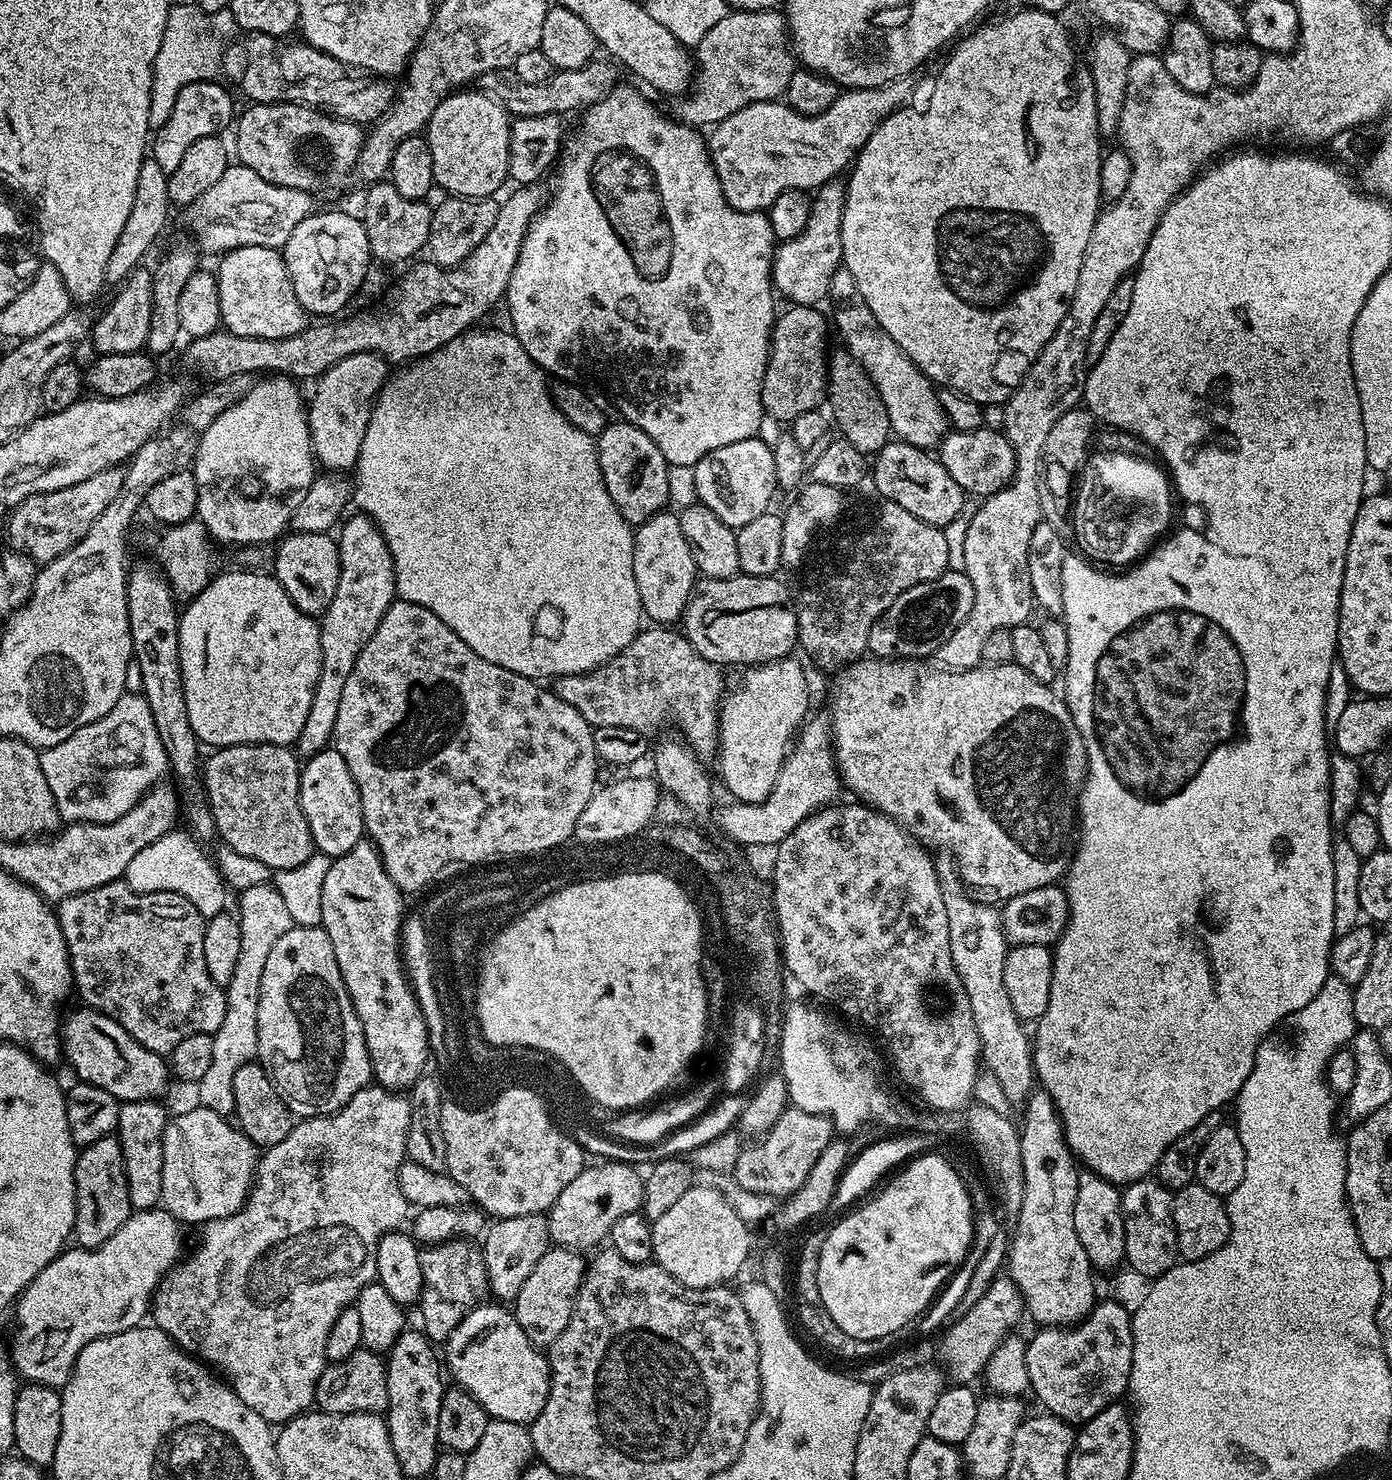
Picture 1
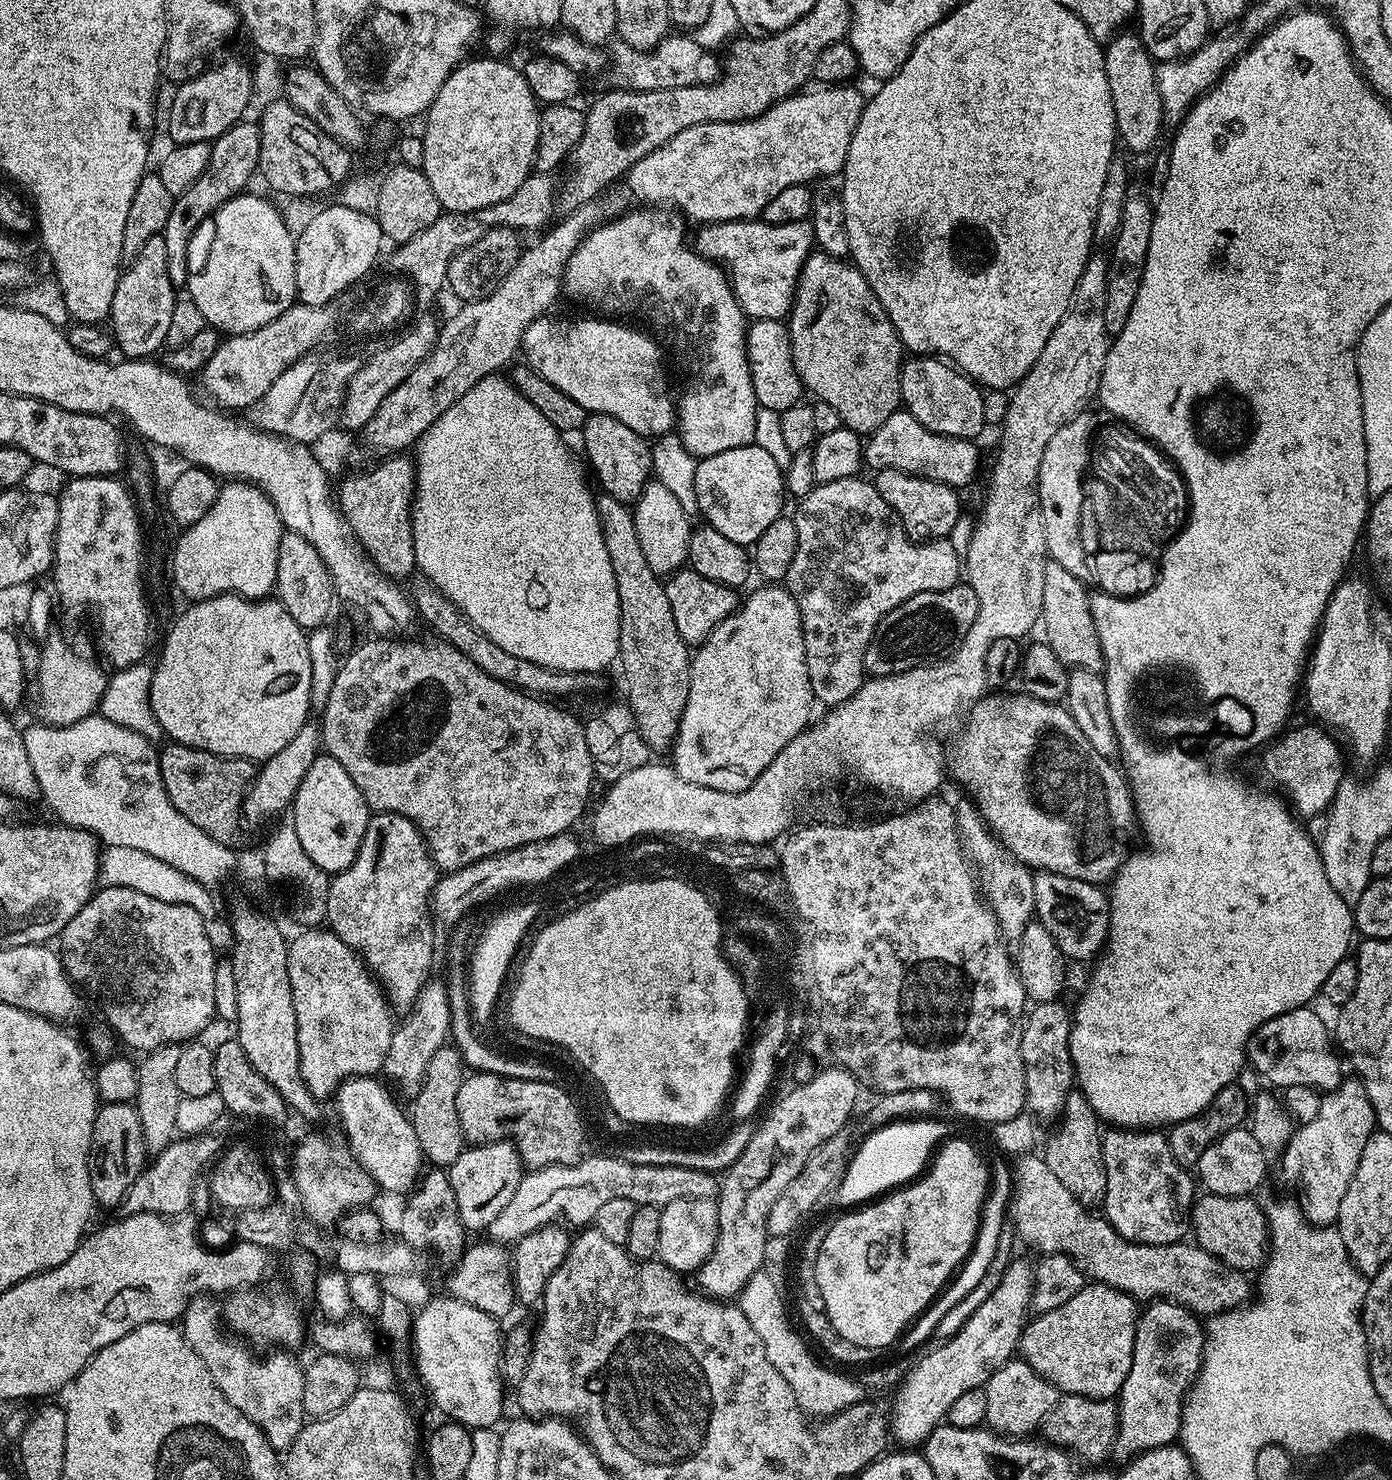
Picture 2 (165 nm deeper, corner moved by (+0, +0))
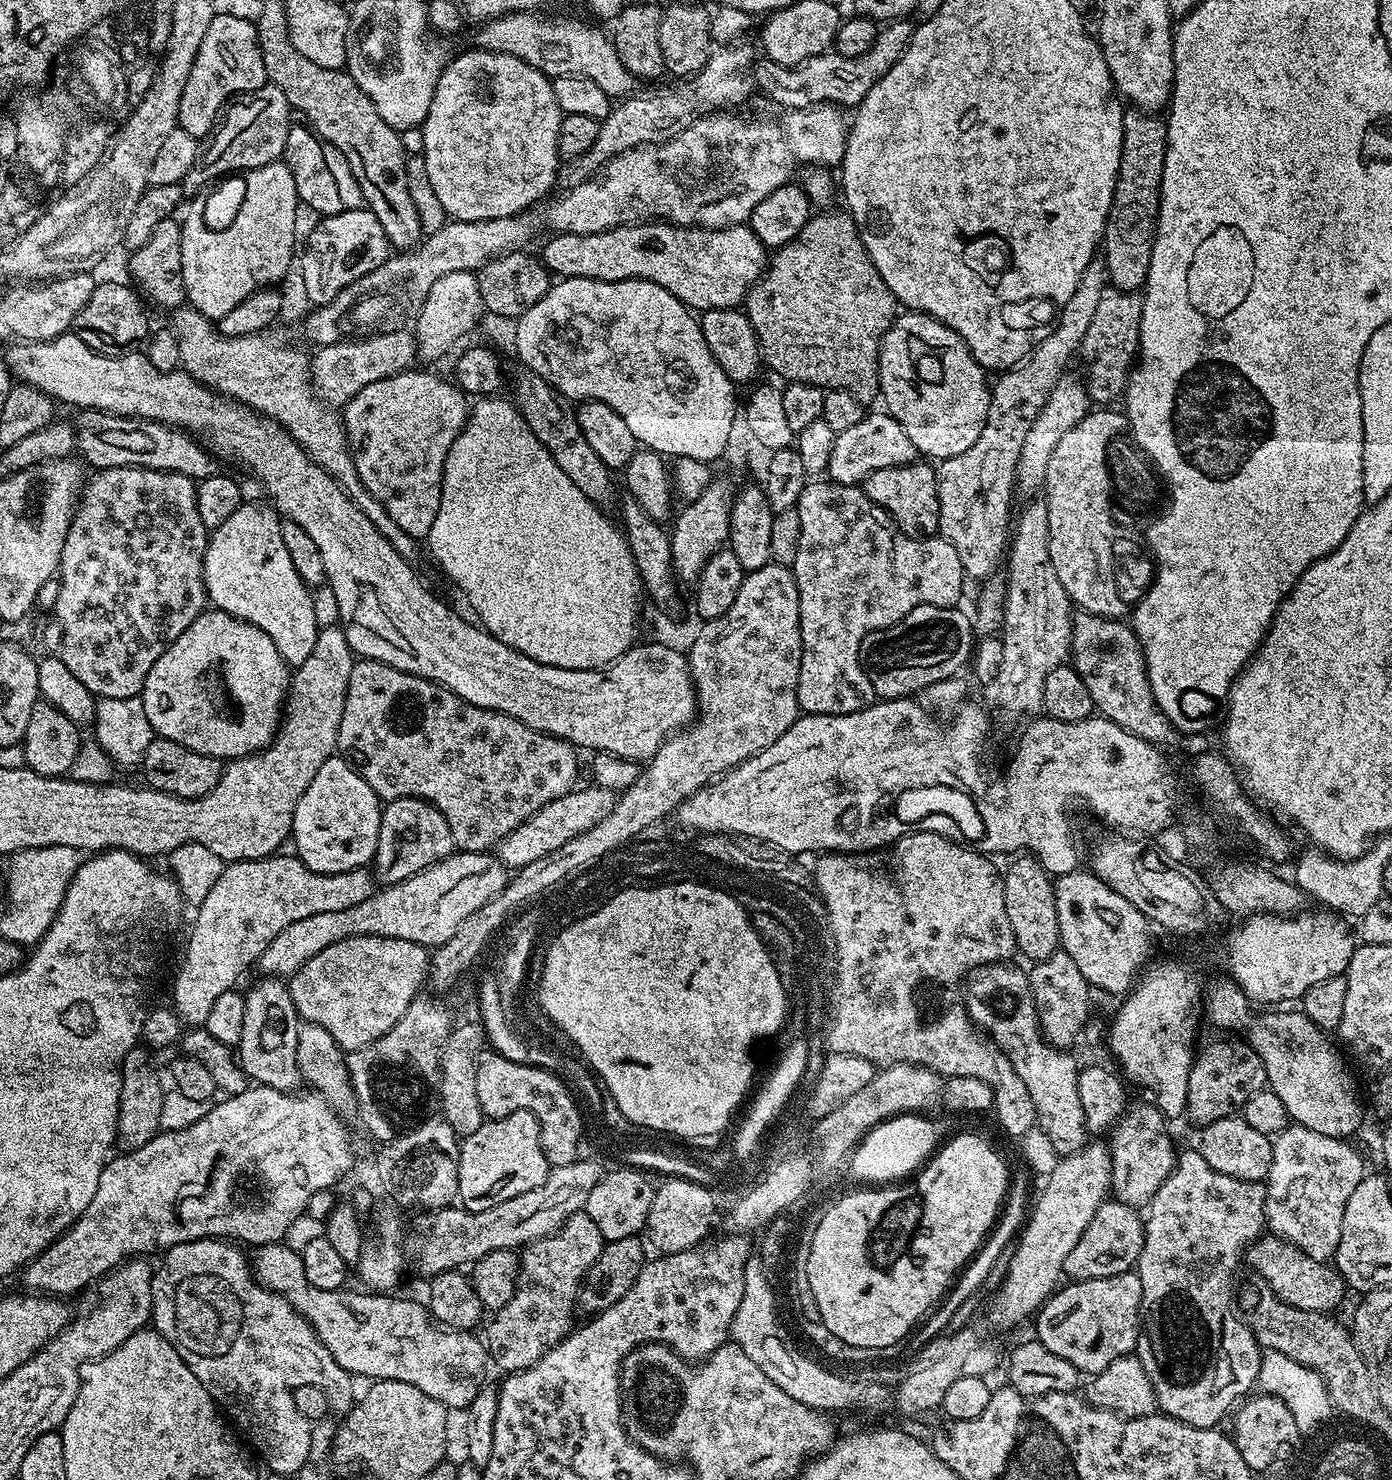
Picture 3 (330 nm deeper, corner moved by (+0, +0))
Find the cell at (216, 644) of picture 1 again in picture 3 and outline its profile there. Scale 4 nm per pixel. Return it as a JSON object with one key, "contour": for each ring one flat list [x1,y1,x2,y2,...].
{"contour":[[206,610,198,618,194,618,194,622,190,622,190,626,186,626,186,630,182,630,182,634,178,634,178,638,174,638,174,642,170,642,170,646,160,655,158,662,154,662,154,666,150,666,150,674,146,674,142,697,146,717,149,718,150,726,153,727,155,735,159,739,178,742,178,746,186,746,198,754,214,756,221,762,231,762,239,760,241,756,251,756,262,752,271,744,276,733,280,731,282,713,289,691,290,665,282,658,282,654,278,654,278,646,274,646,270,634,258,630,258,626,254,626,250,622,239,620,225,612]]}

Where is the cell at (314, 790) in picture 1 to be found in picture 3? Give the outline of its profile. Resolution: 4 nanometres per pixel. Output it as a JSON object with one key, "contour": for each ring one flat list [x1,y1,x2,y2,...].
{"contour":[[334,754,326,762,322,762,322,766,318,766,314,782,306,786,306,794,302,794,302,798,298,798,298,806,294,806,290,840,291,843,296,843,295,855,307,868,322,874,349,872,371,865,376,859,381,811,382,801,366,782,366,778,362,778,347,760]]}

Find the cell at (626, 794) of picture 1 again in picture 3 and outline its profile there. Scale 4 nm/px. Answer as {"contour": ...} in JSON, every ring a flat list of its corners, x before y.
{"contour":[[453,851,451,856,430,865,397,884,373,891,366,902,350,906,350,910,334,910,331,914,310,914,302,922,290,922,258,961,259,975,264,978,291,978,314,954,322,954,326,946,355,936,385,936,402,938,435,950,454,938,454,930,486,902,493,900,508,885,510,876,503,862,488,852]]}

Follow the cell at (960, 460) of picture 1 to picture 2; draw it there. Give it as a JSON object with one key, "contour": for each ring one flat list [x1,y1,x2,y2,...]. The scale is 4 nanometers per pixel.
{"contour":[[901,410,890,414,890,418,886,418,886,422,882,422,882,426,878,426,878,430,874,430,864,440,864,464,872,467,873,473,893,468,911,476,930,478,951,488,964,490,980,468,980,452,976,446,976,440,934,434,926,430,926,426,922,426,914,414]]}

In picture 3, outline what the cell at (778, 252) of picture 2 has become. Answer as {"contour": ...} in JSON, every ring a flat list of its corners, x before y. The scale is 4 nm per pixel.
{"contour":[[667,222,619,224,598,234,555,235,544,244,542,263,553,277,594,278,595,280,649,280,674,294,689,309,736,308,743,305,748,291,764,274,770,259,769,249,754,235,748,224,729,228,690,228]]}

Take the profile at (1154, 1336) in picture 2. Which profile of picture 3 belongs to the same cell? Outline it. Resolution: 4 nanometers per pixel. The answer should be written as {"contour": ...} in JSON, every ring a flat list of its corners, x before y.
{"contour":[[1192,1150,1177,1155,1174,1170,1147,1205,1144,1245,1134,1269,1142,1282,1140,1333,1134,1355,1142,1362,1142,1370,1146,1370,1159,1411,1178,1422,1199,1428,1217,1427,1219,1420,1228,1411,1229,1415,1237,1401,1247,1397,1256,1384,1262,1349,1251,1328,1232,1309,1232,1283,1240,1264,1242,1268,1245,1263,1248,1245,1259,1240,1265,1231,1265,1198,1261,1181,1218,1174,1198,1150]]}

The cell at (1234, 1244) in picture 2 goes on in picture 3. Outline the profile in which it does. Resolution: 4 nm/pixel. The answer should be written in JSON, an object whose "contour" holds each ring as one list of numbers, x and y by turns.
{"contour":[[1264,1234,1259,1240,1252,1241,1246,1249,1246,1264,1268,1283,1265,1284,1267,1291,1299,1310,1332,1314,1344,1300,1346,1285,1335,1267,1331,1263,1302,1254,1302,1250,1280,1236]]}

